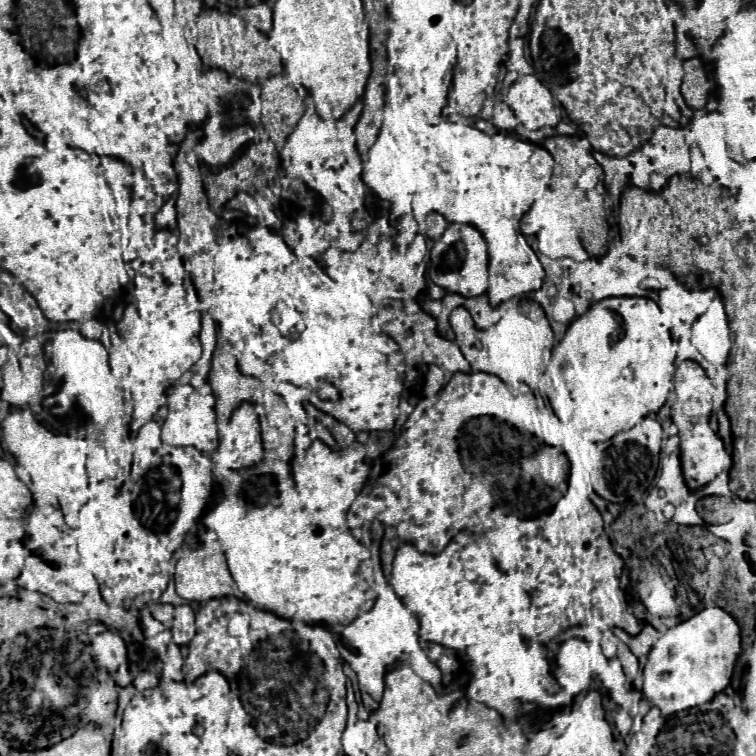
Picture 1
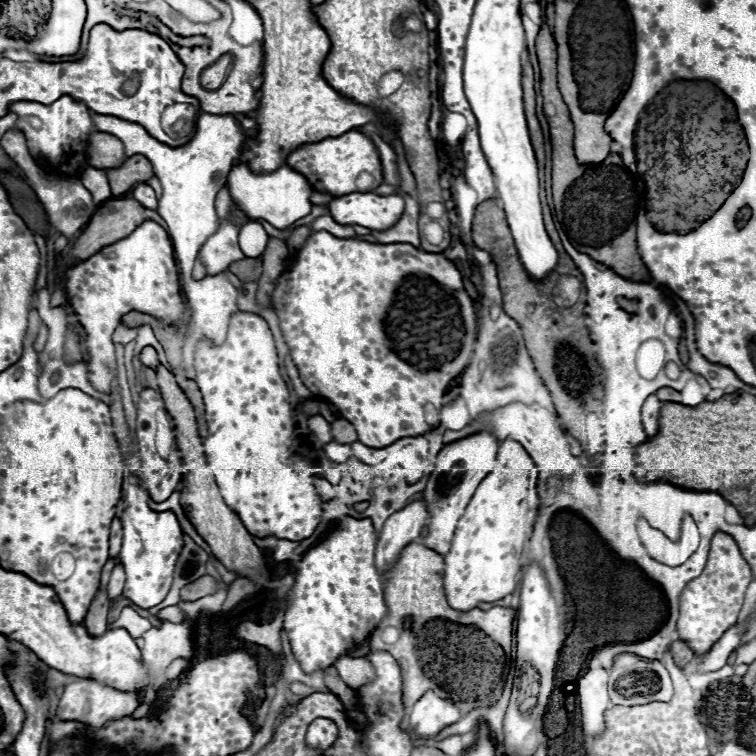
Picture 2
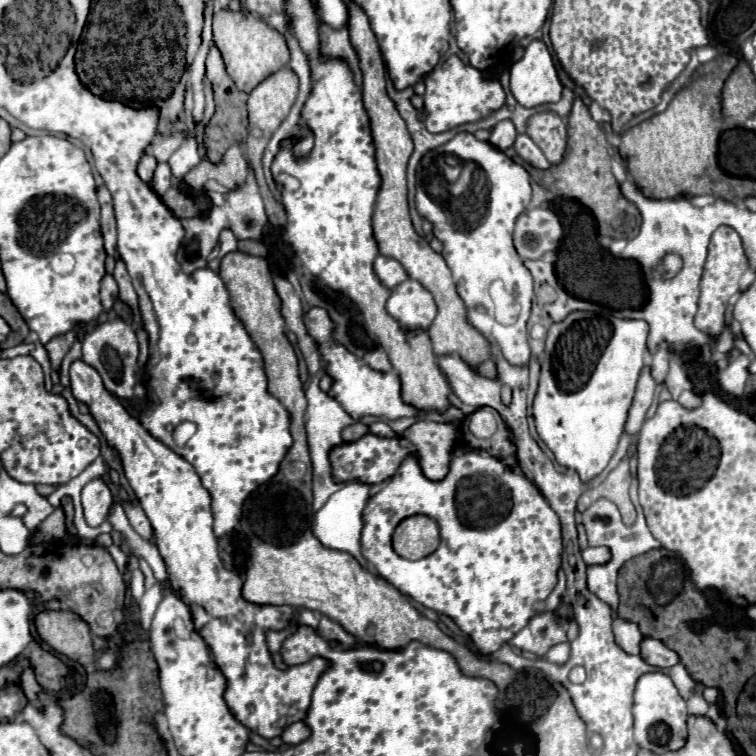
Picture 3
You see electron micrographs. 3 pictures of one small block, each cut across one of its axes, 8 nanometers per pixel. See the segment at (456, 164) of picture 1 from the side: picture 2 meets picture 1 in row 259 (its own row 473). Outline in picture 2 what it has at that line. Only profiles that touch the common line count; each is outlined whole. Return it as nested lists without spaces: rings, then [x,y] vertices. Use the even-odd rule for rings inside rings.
[[[506,438],[500,442],[494,470],[480,482],[458,520],[450,552],[444,556],[444,592],[456,610],[472,610],[480,602],[496,602],[518,584],[520,558],[530,540],[538,512],[538,468],[526,450]]]

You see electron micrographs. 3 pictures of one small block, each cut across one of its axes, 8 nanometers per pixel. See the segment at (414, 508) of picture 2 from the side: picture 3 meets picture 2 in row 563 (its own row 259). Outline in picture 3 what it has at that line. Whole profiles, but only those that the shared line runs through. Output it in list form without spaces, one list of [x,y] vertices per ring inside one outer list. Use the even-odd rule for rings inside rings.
[[[382,254],[374,260],[374,272],[382,280],[382,284],[388,286],[388,288],[394,288],[394,286],[398,286],[400,282],[404,282],[408,278],[404,266],[398,260],[382,256]]]

